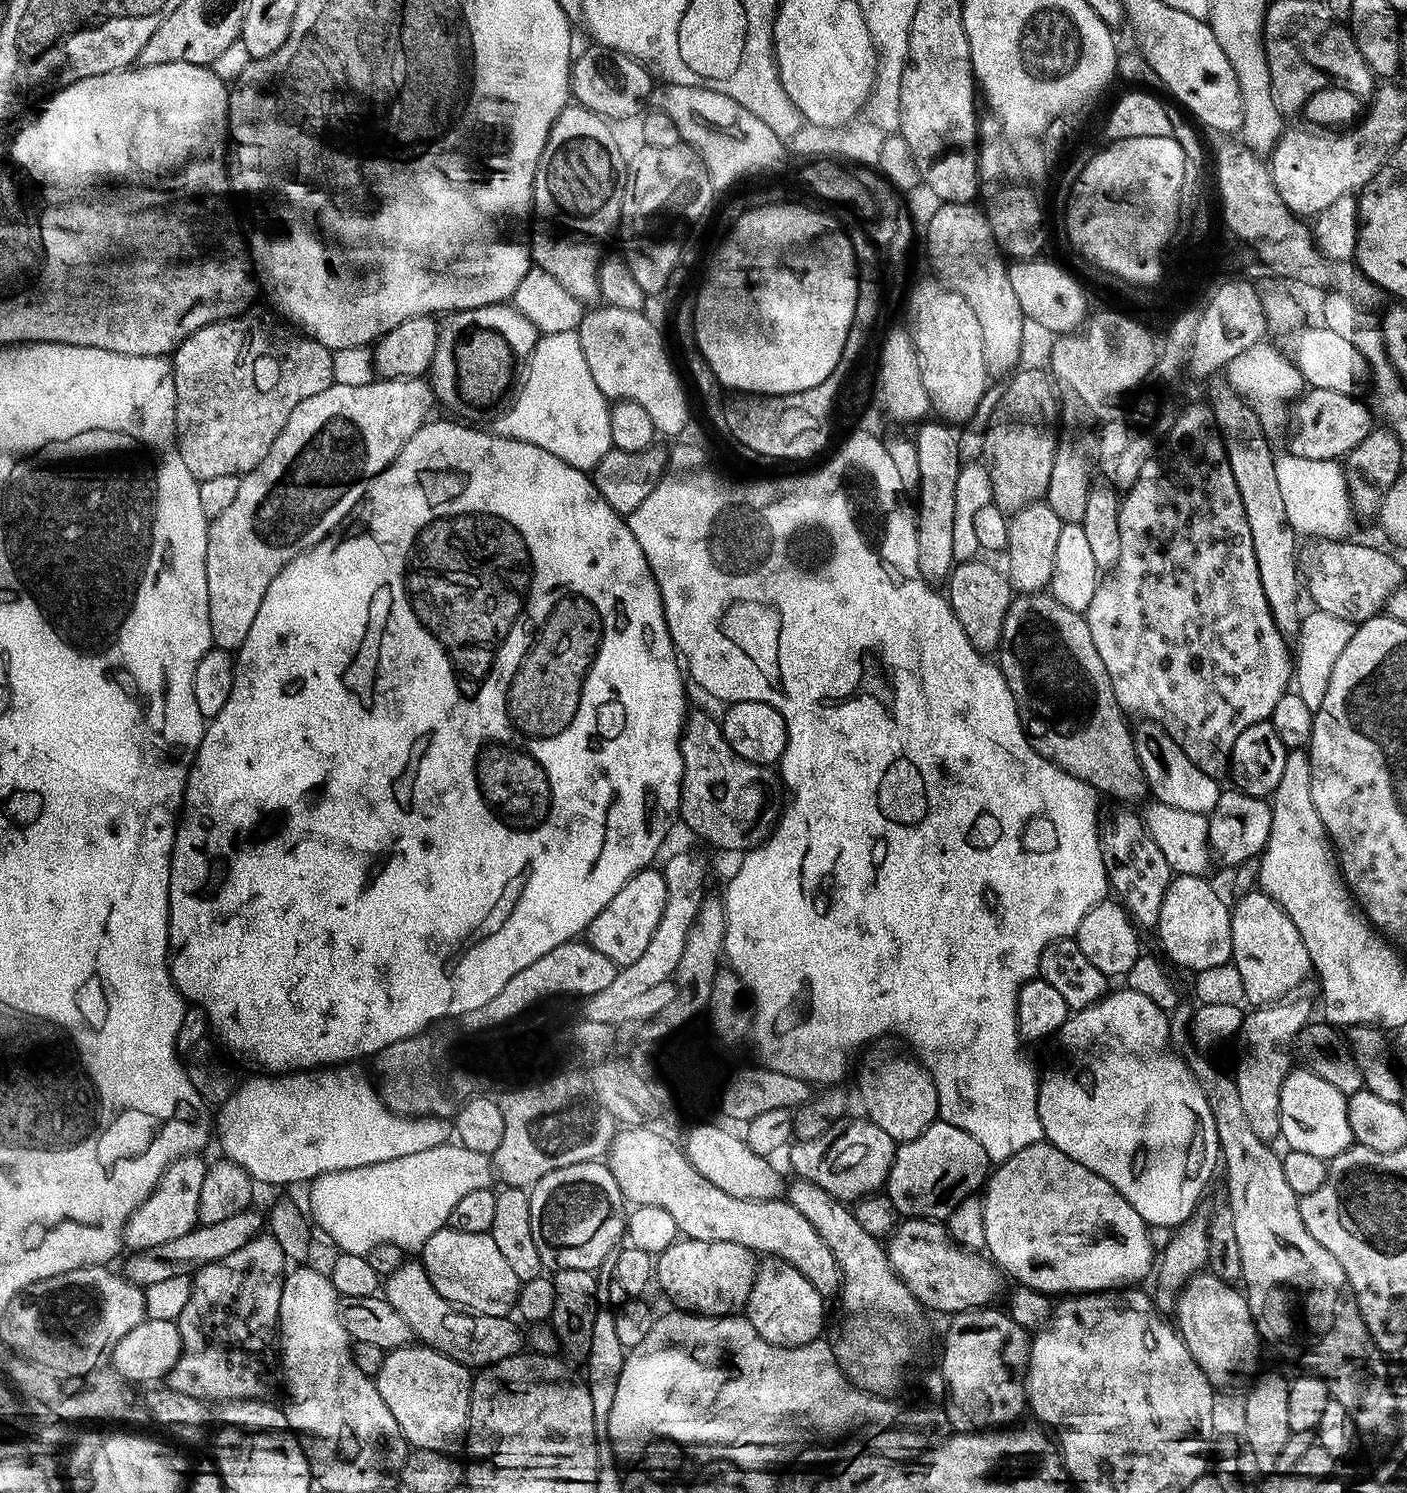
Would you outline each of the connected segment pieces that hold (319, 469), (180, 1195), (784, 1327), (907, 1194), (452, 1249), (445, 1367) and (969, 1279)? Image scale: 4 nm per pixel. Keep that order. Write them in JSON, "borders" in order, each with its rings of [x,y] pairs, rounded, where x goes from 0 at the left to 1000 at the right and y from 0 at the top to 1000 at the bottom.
{"borders":[[[[299,253],[299,260],[296,260],[296,263],[290,263],[290,271],[287,275],[284,273],[278,273],[279,271],[274,269],[267,265],[261,265],[262,263],[257,260],[246,260],[244,259],[237,259],[235,261],[226,264],[223,267],[220,267],[217,269],[215,269],[215,272],[212,272],[212,275],[209,275],[209,277],[206,280],[206,283],[203,283],[203,285],[200,288],[200,291],[195,296],[195,299],[192,301],[192,304],[188,309],[182,313],[181,315],[177,316],[176,319],[171,321],[171,328],[169,329],[169,334],[166,336],[163,342],[155,346],[154,348],[149,353],[148,355],[148,370],[146,371],[146,390],[148,390],[148,398],[149,399],[149,419],[151,420],[151,431],[156,436],[163,438],[168,438],[173,435],[173,431],[178,427],[178,422],[181,422],[181,417],[183,414],[183,409],[186,409],[186,403],[189,401],[189,398],[192,395],[192,392],[195,390],[200,384],[208,378],[211,377],[221,367],[227,368],[230,361],[252,342],[253,340],[259,337],[260,333],[262,332],[264,323],[268,319],[270,319],[275,315],[276,311],[279,310],[280,304],[287,301],[289,294],[289,289],[295,287],[296,285],[301,285],[305,281],[304,270],[308,270],[306,257],[303,254]]],[[[129,776],[120,782],[119,789],[110,800],[94,814],[94,818],[91,820],[90,833],[92,837],[115,835],[137,827],[138,823],[142,820],[142,800],[145,796],[144,790],[141,789],[138,792],[138,784],[142,781],[141,778],[139,776]]],[[[555,849],[555,852],[539,853],[534,869],[532,871],[530,883],[547,899],[554,903],[575,902],[577,891],[579,891],[577,871],[579,869],[578,861],[564,849]]],[[[673,752],[663,753],[662,756],[643,772],[645,772],[643,774],[642,772],[641,776],[638,776],[635,778],[630,794],[630,800],[634,800],[635,804],[640,806],[643,816],[673,818],[682,808],[700,795],[704,788],[704,778],[698,765]]],[[[313,824],[303,832],[300,839],[300,846],[308,864],[320,875],[333,876],[339,882],[345,881],[348,885],[351,883],[361,883],[370,873],[370,859],[368,853],[360,846],[360,842],[354,838],[349,827],[328,827],[321,824]]],[[[287,902],[274,908],[271,918],[267,922],[267,930],[280,947],[286,964],[290,964],[294,971],[321,976],[330,969],[333,963],[334,934],[327,925],[330,917],[315,907],[293,908],[293,904]]],[[[643,818],[630,833],[631,845],[643,861],[660,877],[694,879],[696,876],[704,875],[710,869],[715,859],[707,846],[701,841],[683,836],[682,833],[673,830],[662,831],[657,828],[657,823],[657,820],[654,818]]]]}

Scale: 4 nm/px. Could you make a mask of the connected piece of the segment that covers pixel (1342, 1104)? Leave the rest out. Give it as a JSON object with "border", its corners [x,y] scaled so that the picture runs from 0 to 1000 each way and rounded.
{"border":[[[919,717],[911,727],[910,734],[909,749],[912,766],[918,771],[925,772],[935,778],[947,778],[951,776],[964,766],[959,750],[959,739],[959,735],[956,734],[954,730],[945,727],[934,717]]]}

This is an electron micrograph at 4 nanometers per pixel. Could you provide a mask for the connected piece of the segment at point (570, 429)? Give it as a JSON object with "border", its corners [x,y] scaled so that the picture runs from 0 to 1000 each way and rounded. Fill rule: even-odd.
{"border":[[[404,223],[389,224],[382,228],[380,251],[378,259],[380,261],[389,260],[387,263],[387,269],[385,271],[379,270],[377,273],[376,269],[370,270],[370,273],[367,274],[366,278],[360,280],[357,279],[352,282],[352,289],[356,292],[362,292],[363,295],[377,296],[380,299],[391,301],[399,308],[402,308],[404,311],[412,312],[413,314],[418,313],[420,311],[426,312],[436,301],[436,297],[431,296],[431,293],[429,293],[431,287],[435,287],[436,271],[432,266],[428,264],[428,261],[425,261],[425,256],[422,256],[422,251],[419,251],[419,245],[416,242],[415,236]],[[394,257],[398,259],[396,263],[392,261]]]}

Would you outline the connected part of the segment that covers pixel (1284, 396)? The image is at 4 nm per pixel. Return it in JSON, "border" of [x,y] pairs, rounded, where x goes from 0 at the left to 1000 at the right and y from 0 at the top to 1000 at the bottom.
{"border":[[[896,229],[894,232],[891,232],[888,236],[876,241],[871,247],[871,251],[873,252],[872,254],[876,259],[889,274],[891,279],[898,285],[910,284],[915,279],[916,281],[917,272],[920,271],[928,263],[927,252],[921,244],[907,230],[905,232],[901,230]]]}

